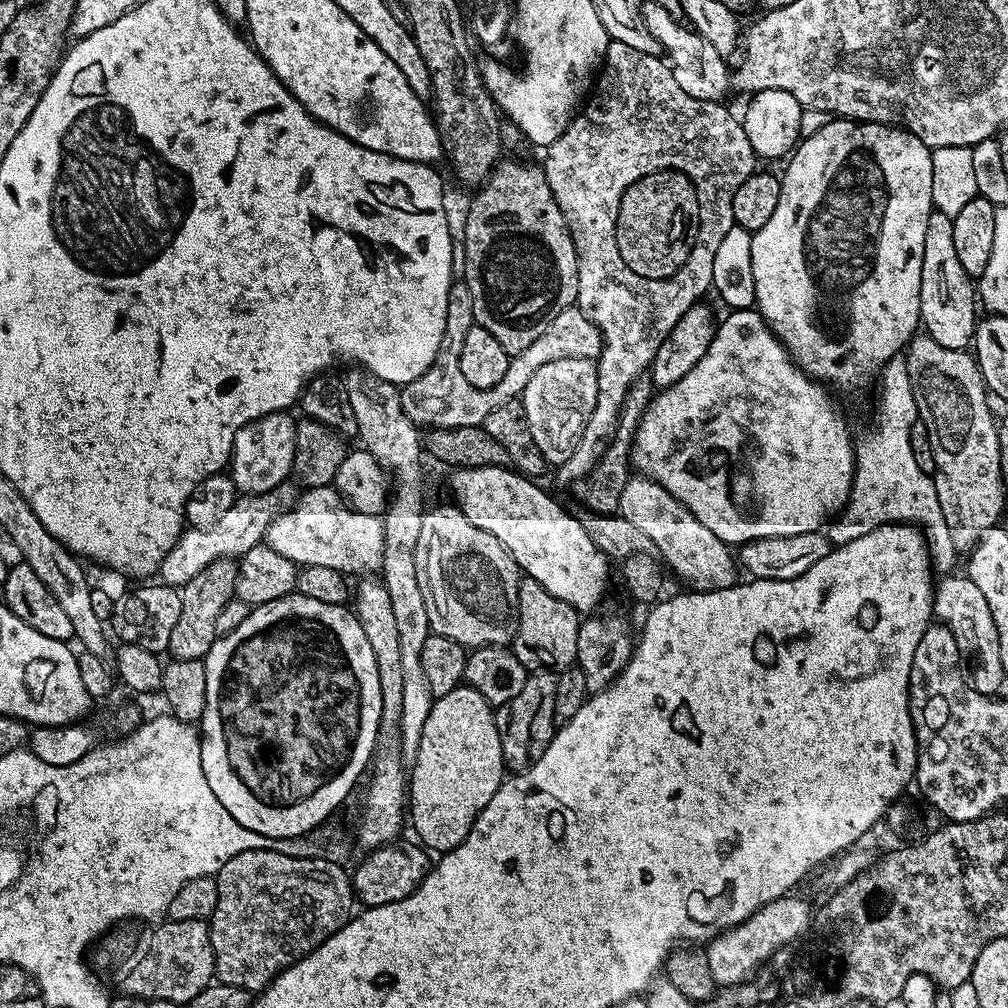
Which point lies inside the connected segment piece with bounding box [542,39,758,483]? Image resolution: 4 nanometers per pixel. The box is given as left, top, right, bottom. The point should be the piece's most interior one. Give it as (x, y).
(640, 122)

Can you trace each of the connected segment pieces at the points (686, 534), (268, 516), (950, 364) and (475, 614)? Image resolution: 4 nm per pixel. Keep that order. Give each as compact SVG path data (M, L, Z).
M643 474L633 475L622 490L618 515L626 518L654 542L659 559L678 579L694 592L713 592L733 588L738 582L738 560L733 549L723 544L718 534L706 530L694 514L674 494L670 494L656 480L649 480Z
M285 482L274 490L264 492L260 496L241 495L226 510L226 514L218 521L217 525L210 526L210 530L188 528L181 532L180 539L166 554L158 569L159 583L167 586L182 586L190 582L196 574L202 574L210 562L225 558L239 558L265 539L268 527L279 518L283 512L288 512L296 505L298 499L297 485Z
M917 334L908 341L906 359L916 415L919 423L926 426L930 446L934 450L938 506L942 506L942 518L946 518L946 526L949 527L957 553L964 554L975 548L983 532L1001 523L1000 515L1004 512L1006 481L1000 477L1000 433L997 417L992 417L992 408L988 405L990 393L984 387L980 367L976 365L975 355L971 351L950 350L946 346L938 346L938 342L926 334Z
M451 503L441 508L429 507L422 515L422 526L416 543L416 573L422 598L426 602L428 626L433 633L453 639L465 649L508 646L516 637L516 607L522 573L514 558L486 530L478 530L466 514Z

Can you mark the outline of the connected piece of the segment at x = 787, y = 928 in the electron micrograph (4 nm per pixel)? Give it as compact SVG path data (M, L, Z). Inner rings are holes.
M789 894L774 902L760 907L753 915L742 922L738 927L728 929L723 935L709 941L706 951L710 965L710 974L713 975L719 987L740 986L749 983L754 972L761 969L781 946L790 941L799 939L811 927L812 909L796 894Z

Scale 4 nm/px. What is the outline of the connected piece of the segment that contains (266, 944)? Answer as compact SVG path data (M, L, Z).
M246 850L242 854L238 854L234 858L230 858L230 862L226 862L226 866L222 866L222 870L216 873L214 879L216 881L216 889L218 890L218 902L214 906L208 929L210 930L210 942L214 950L214 962L216 963L215 979L222 984L229 984L244 988L251 994L259 994L276 979L280 973L285 972L292 964L297 964L303 956L309 956L315 948L322 946L322 942L326 942L326 938L330 938L342 925L347 924L354 915L354 893L352 891L352 881L349 873L344 873L345 865L335 860L313 860L312 858L302 858L301 856L287 856L284 852L275 852L274 850Z

